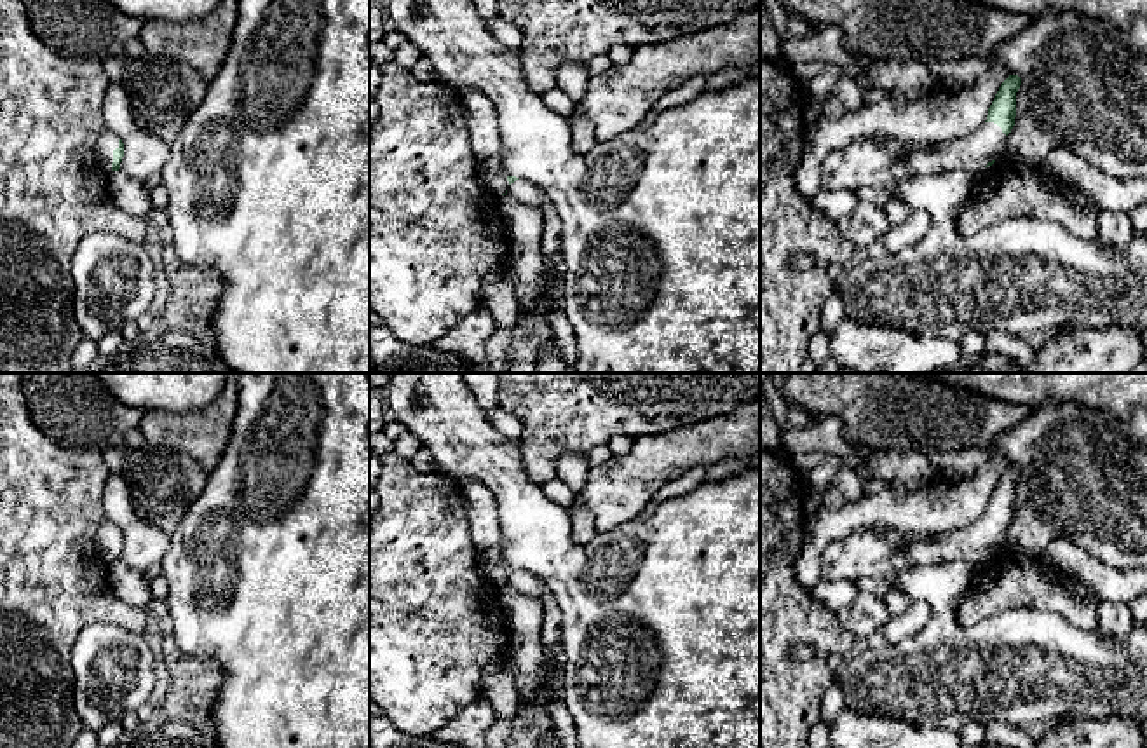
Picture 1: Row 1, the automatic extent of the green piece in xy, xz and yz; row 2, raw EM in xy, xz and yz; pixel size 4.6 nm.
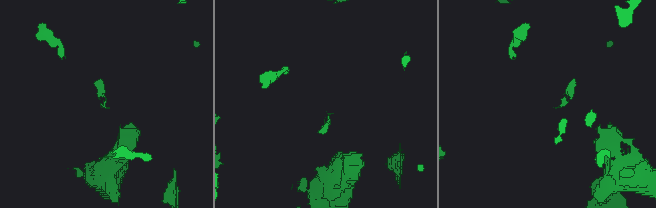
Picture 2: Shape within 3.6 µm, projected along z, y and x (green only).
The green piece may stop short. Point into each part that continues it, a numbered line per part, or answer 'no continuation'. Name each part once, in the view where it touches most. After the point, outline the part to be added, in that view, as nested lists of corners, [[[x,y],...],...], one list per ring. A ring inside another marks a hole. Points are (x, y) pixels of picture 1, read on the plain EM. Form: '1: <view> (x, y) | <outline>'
1: xy (107, 532) | [[[103,518],[94,535],[96,549],[108,565],[112,563],[113,541],[119,539],[119,530],[113,521]]]

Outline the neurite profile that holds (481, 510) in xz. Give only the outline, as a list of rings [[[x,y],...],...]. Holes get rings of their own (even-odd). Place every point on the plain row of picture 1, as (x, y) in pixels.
[[[478,479],[462,483],[469,534],[478,551],[483,575],[502,586],[509,579],[500,554],[500,514],[492,492]]]

